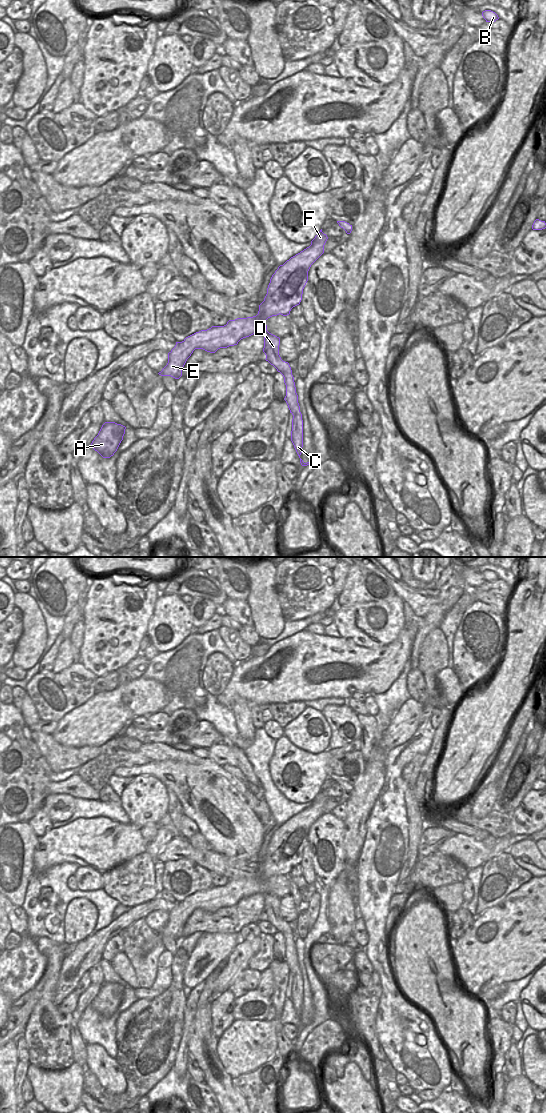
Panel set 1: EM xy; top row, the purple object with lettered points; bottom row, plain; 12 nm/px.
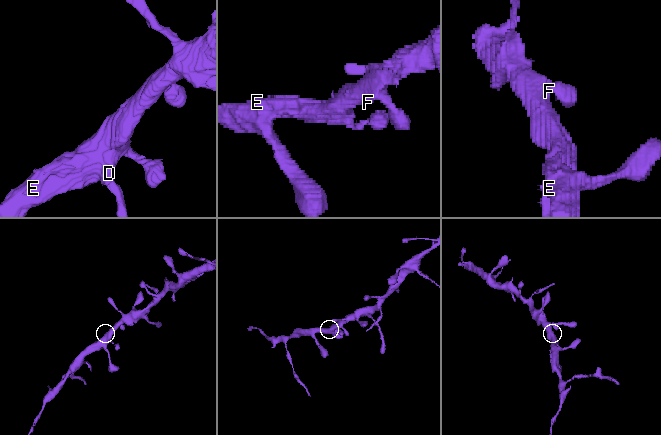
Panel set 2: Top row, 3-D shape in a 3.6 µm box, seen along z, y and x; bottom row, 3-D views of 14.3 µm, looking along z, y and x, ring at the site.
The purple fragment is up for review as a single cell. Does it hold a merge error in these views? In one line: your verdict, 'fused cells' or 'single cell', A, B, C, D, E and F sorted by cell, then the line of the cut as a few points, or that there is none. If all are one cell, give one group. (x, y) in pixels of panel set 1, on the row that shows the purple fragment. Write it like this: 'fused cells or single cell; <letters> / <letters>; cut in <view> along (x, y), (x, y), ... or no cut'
single cell; A B C D E F; no cut

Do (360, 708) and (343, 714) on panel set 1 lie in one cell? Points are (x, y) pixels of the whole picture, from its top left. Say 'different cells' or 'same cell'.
different cells

